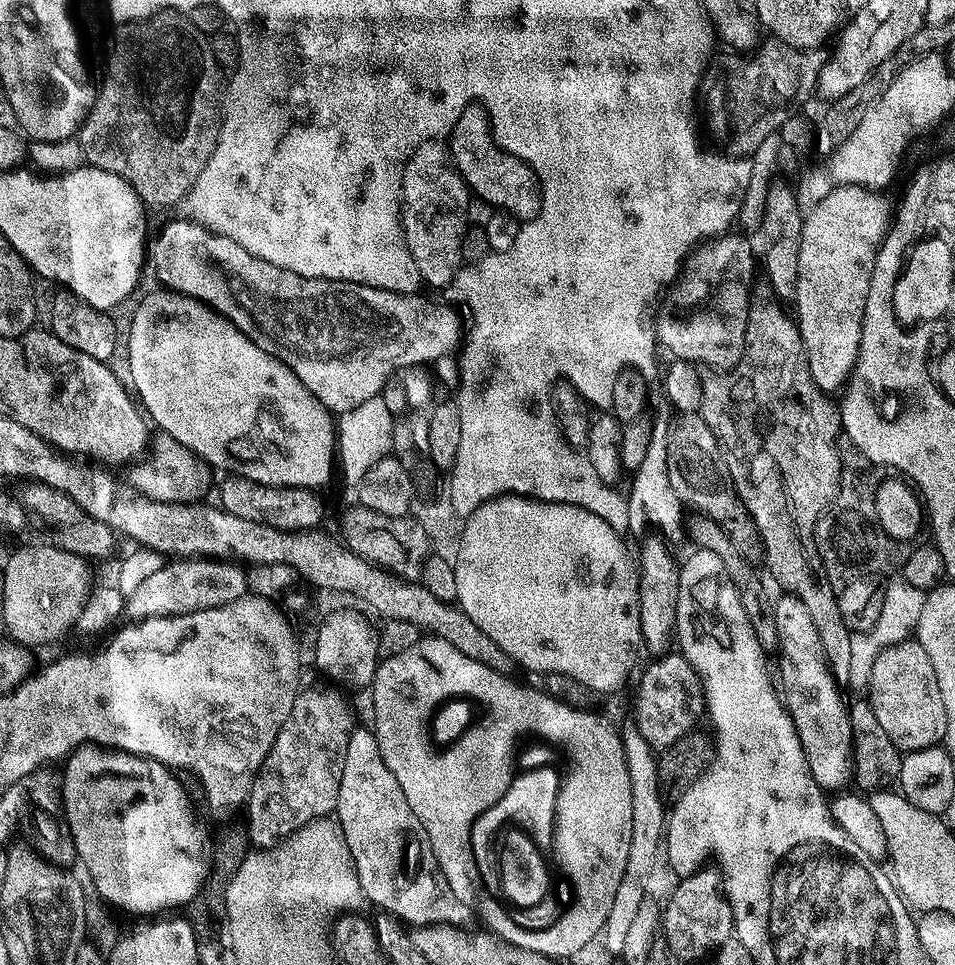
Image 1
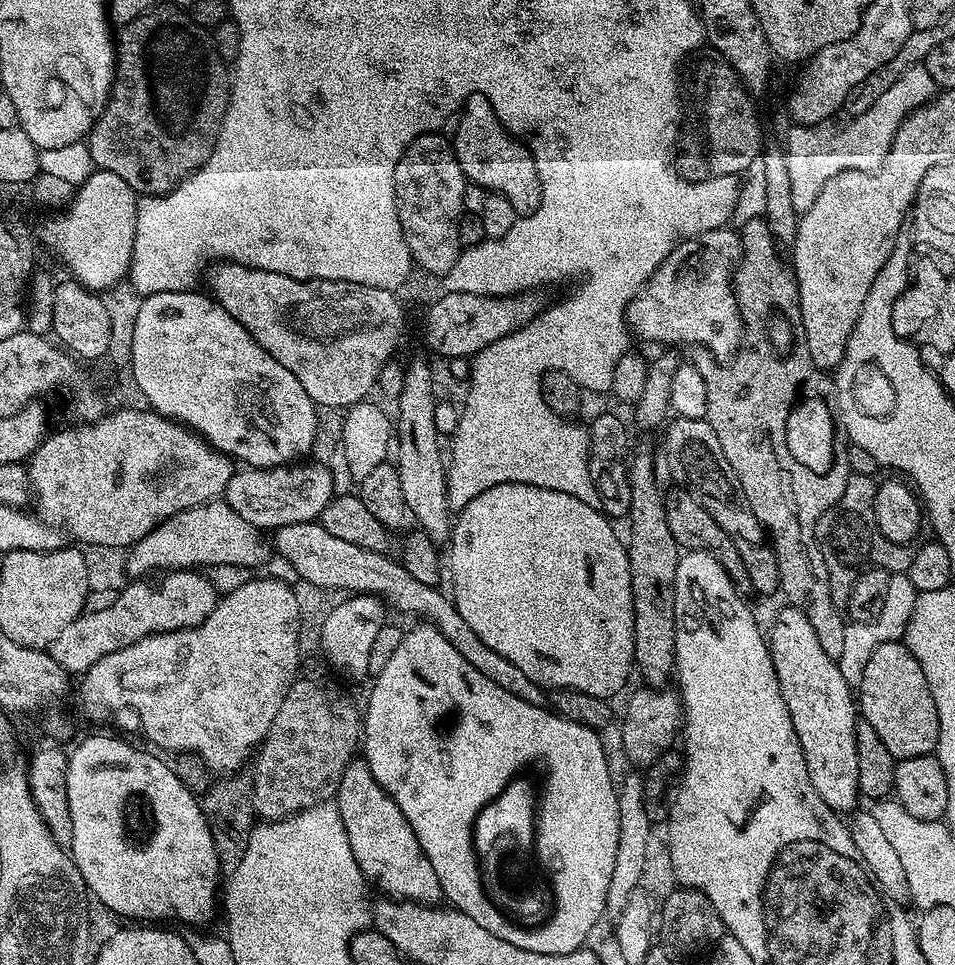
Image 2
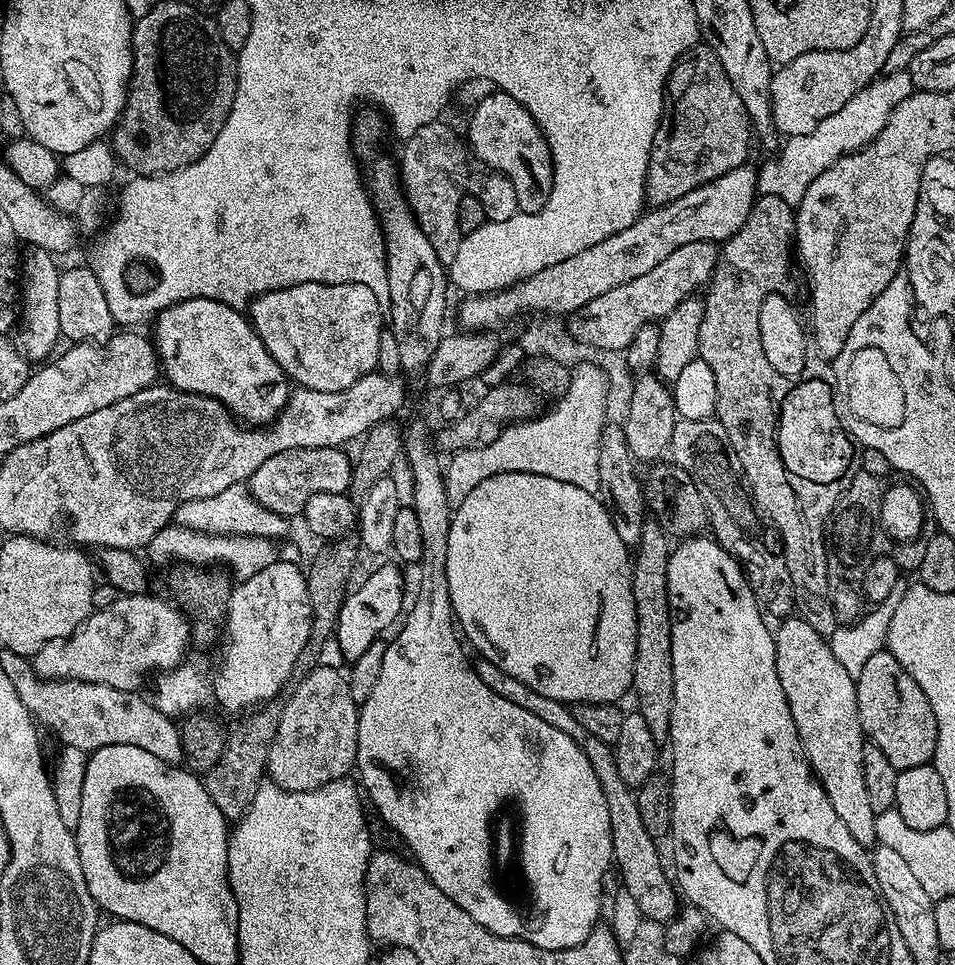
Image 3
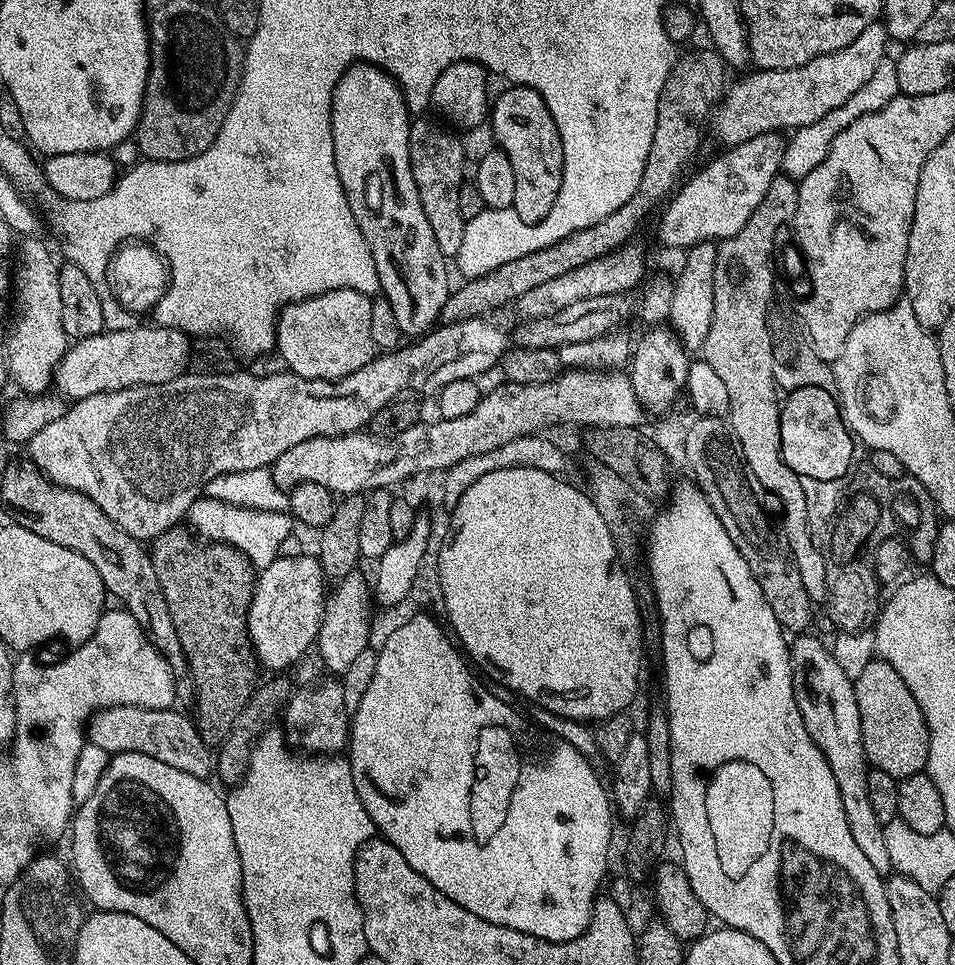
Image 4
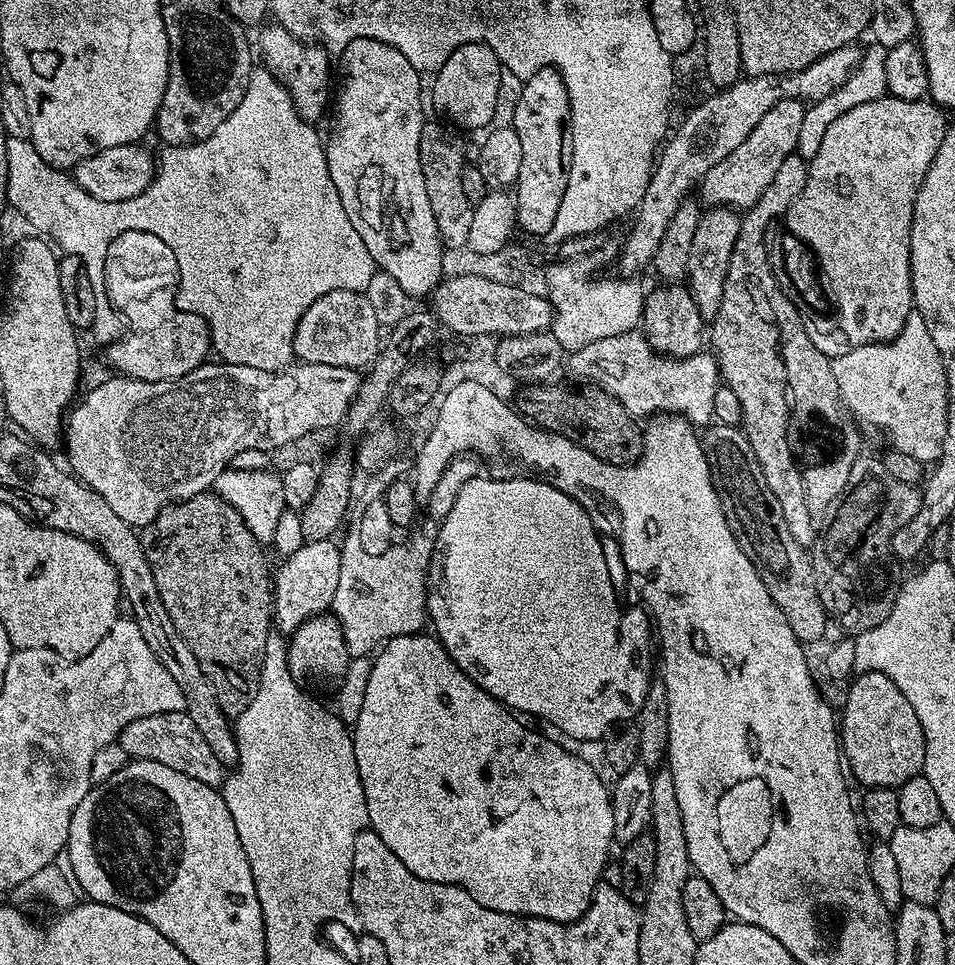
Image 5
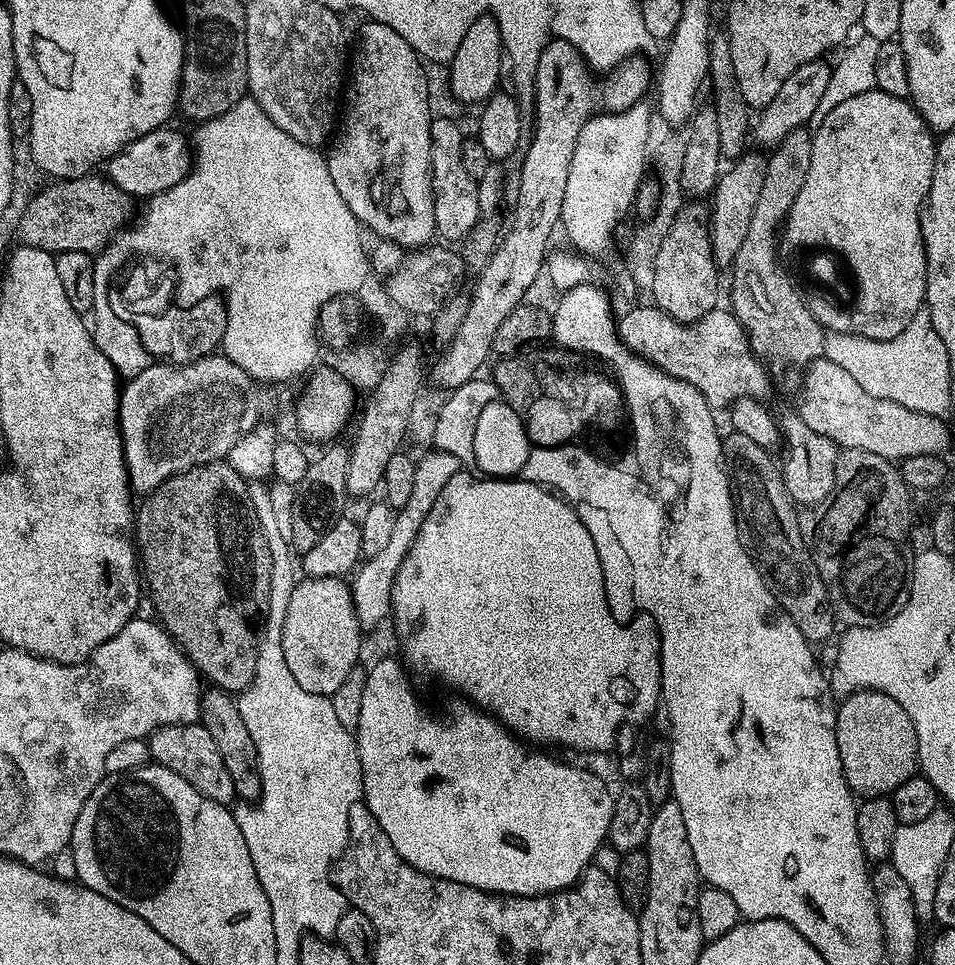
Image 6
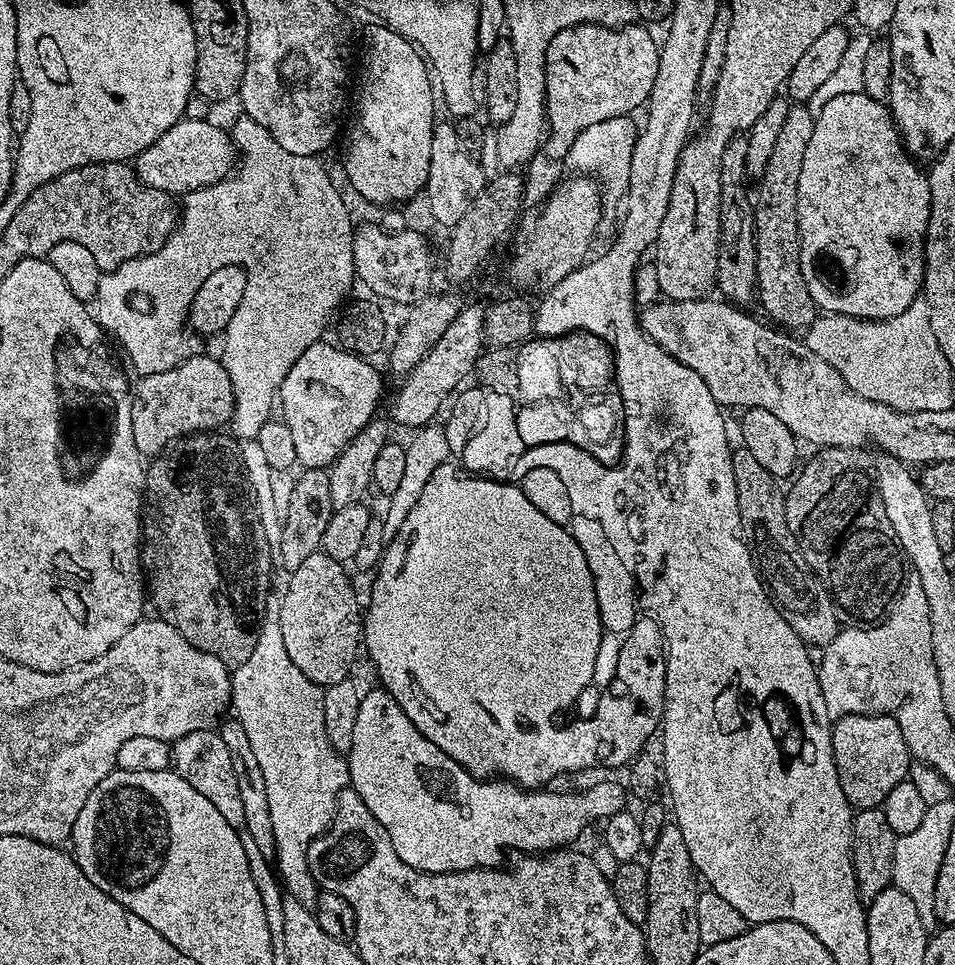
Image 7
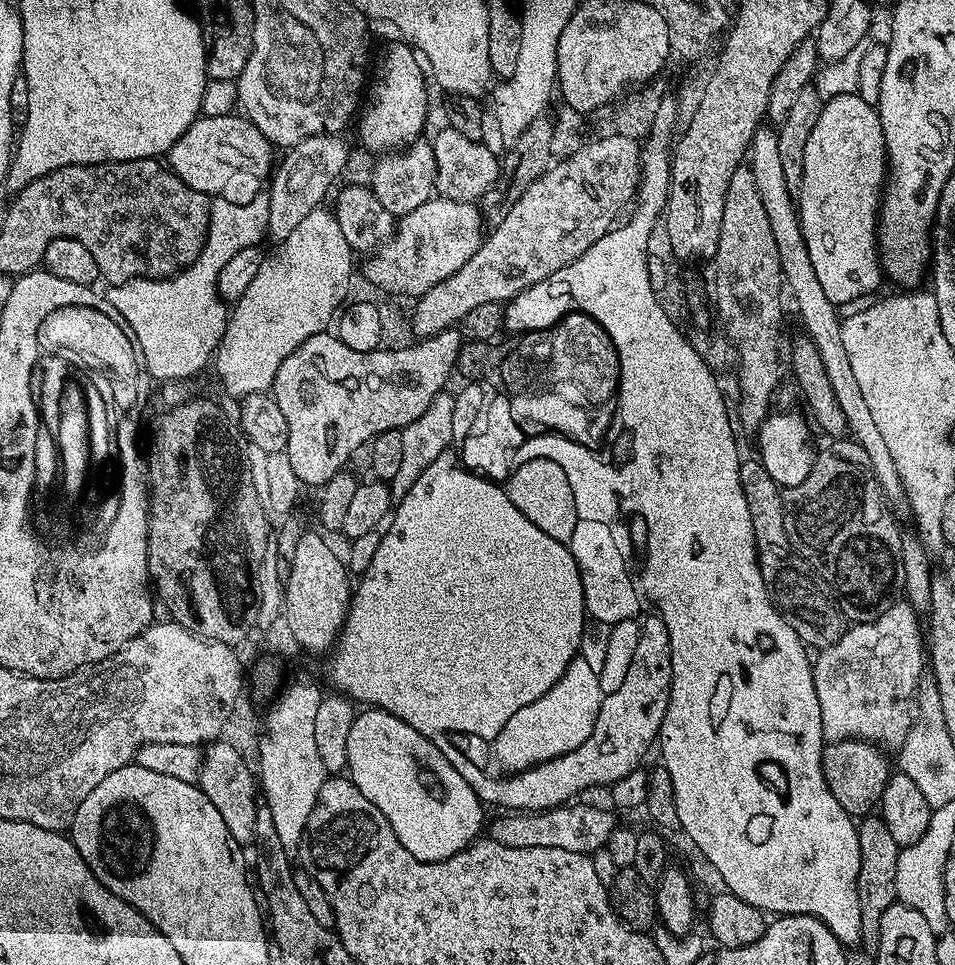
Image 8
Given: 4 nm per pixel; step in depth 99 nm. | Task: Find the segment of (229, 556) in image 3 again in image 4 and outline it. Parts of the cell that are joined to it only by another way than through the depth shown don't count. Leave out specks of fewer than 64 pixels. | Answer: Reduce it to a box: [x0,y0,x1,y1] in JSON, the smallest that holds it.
[186,500,294,570]

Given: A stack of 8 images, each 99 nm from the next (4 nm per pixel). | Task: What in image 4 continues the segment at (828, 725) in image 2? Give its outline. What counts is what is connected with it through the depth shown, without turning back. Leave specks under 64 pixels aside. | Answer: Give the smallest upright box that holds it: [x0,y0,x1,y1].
[788,634,893,874]

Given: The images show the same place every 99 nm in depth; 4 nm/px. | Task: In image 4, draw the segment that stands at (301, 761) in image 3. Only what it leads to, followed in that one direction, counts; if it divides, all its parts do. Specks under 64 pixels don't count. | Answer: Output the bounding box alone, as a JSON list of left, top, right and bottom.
[282,679,350,754]

